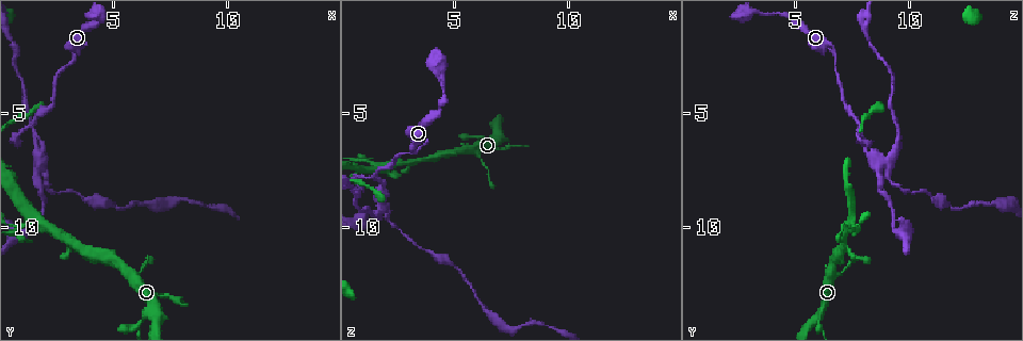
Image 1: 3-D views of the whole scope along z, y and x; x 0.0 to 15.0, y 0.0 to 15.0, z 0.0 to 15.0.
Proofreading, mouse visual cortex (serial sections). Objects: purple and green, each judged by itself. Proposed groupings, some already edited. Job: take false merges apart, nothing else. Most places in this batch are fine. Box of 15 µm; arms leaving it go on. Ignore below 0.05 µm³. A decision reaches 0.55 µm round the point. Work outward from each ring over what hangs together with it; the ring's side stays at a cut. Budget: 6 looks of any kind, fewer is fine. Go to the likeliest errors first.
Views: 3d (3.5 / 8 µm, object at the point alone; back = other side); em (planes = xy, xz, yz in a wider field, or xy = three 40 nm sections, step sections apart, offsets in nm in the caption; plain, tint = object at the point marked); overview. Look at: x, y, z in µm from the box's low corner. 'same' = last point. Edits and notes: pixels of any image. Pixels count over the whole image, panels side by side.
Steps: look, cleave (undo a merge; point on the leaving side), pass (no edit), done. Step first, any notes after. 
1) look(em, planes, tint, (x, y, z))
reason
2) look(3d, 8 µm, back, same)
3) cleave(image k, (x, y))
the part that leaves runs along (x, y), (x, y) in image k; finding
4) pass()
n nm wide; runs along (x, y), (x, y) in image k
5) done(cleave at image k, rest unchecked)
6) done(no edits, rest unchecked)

look(3d, 3.5 µm, (2.9, 3.0, 6.8))

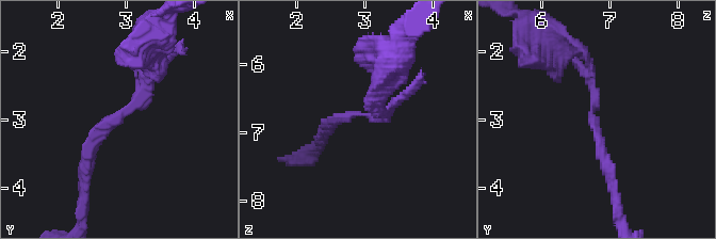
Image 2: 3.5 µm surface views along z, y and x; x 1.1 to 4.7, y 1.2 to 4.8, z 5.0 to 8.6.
look(em, xy, step 2, tint, (2.90, 2.95, 6.75))

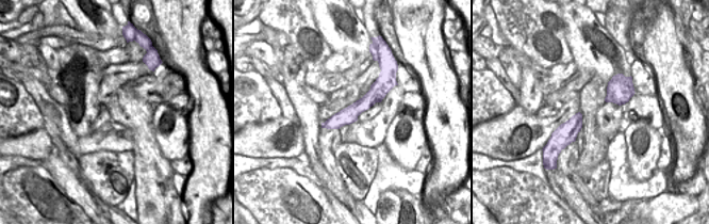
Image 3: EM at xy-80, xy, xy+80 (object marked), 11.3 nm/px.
pass()
190 nm wide; runs along (139, 57), (142, 96), (96, 136), (86, 172) in image 2; all the same cell

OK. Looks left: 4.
look(3d, 8 µm, (1.5, 5.4, 7.8))
branch point

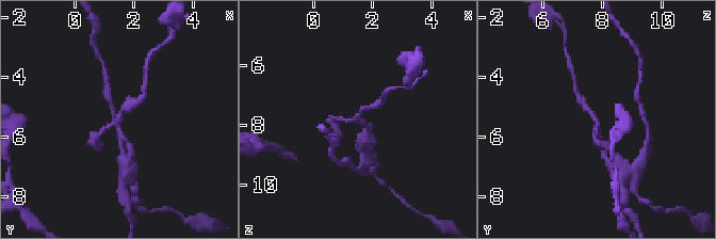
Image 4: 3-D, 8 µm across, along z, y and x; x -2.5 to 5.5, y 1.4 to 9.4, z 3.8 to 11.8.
look(3d, 3.5 µm, (1.4, 5.5, 7.8))

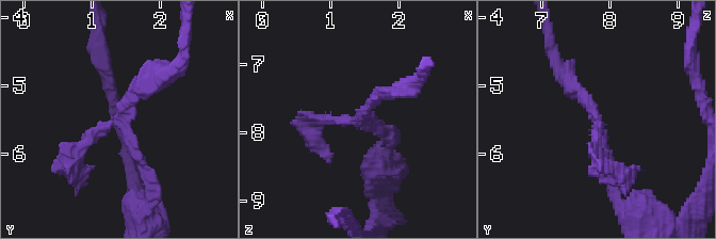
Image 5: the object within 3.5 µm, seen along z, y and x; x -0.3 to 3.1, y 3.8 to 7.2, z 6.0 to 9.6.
look(em, planes, tint, (1.45, 5.45, 7.80))
3 arms; arms of 150, 200, 250 nm; now the EM

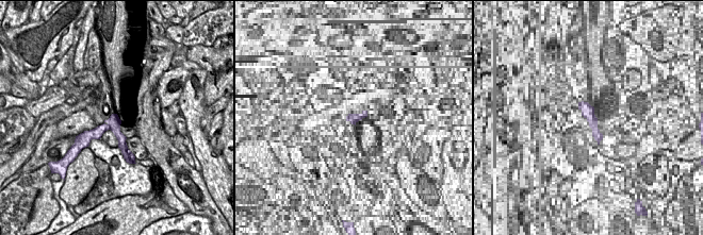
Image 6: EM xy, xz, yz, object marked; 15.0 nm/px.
pass()
runs along (85, 134), (111, 127), (126, 151) in image 6; one cell here

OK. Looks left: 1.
done(no edits, rest unchecked)

